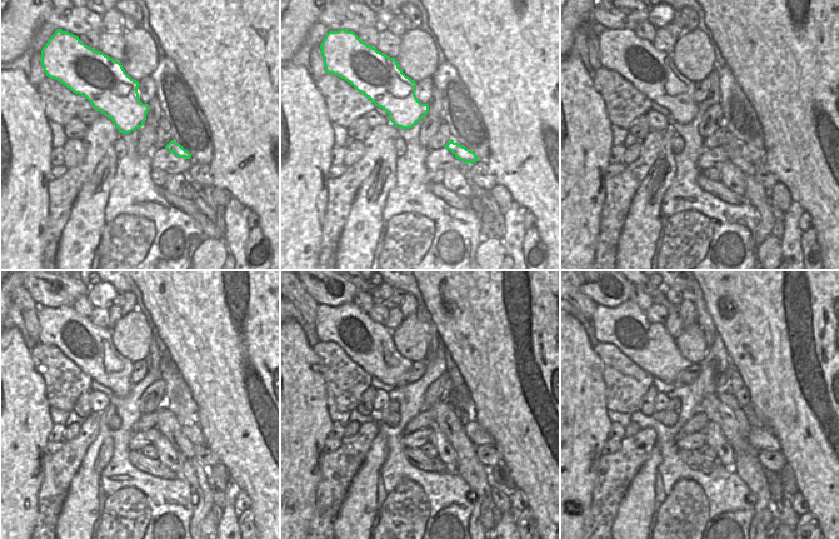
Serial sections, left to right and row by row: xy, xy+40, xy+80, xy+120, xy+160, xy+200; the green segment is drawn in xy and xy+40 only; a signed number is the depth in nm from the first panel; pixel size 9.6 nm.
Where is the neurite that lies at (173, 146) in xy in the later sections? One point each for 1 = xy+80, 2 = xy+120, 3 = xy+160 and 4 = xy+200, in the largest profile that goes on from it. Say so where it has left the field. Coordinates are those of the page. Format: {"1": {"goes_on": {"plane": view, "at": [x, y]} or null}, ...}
{"1": {"goes_on": {"plane": "xy+80", "at": [752, 154]}}, "2": {"goes_on": {"plane": "xy+120", "at": [194, 434]}}, "3": {"goes_on": {"plane": "xy+160", "at": [478, 437]}}, "4": {"goes_on": {"plane": "xy+200", "at": [758, 437]}}}

